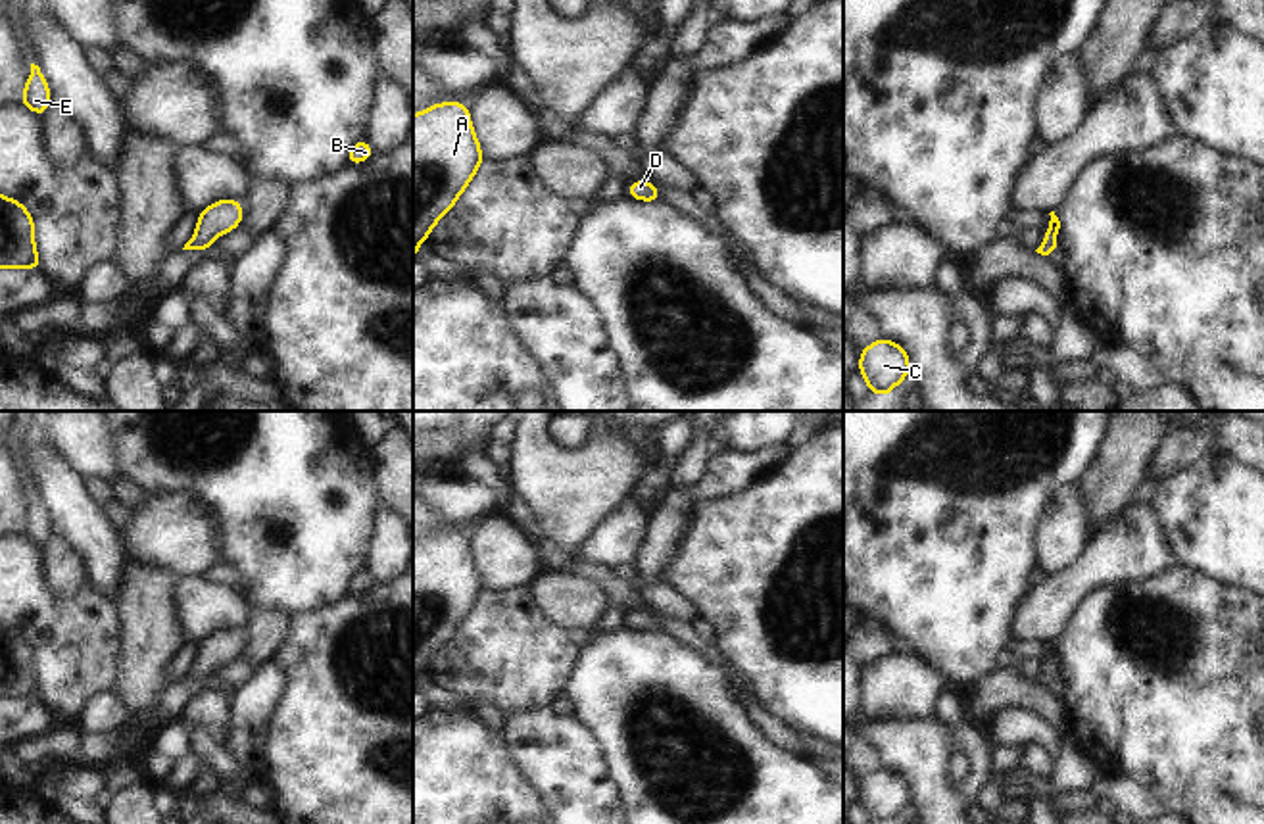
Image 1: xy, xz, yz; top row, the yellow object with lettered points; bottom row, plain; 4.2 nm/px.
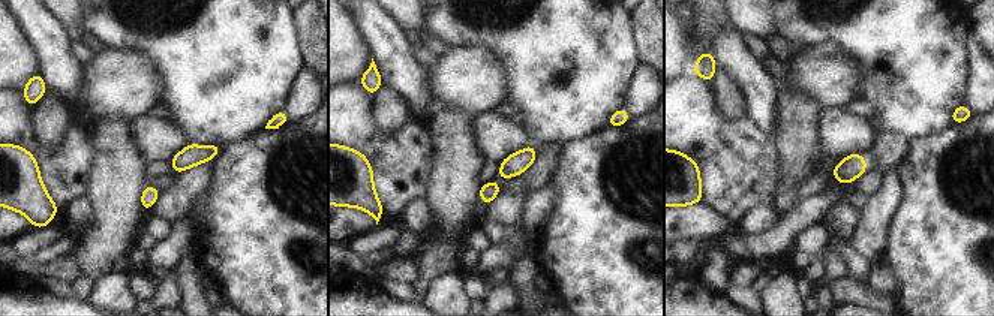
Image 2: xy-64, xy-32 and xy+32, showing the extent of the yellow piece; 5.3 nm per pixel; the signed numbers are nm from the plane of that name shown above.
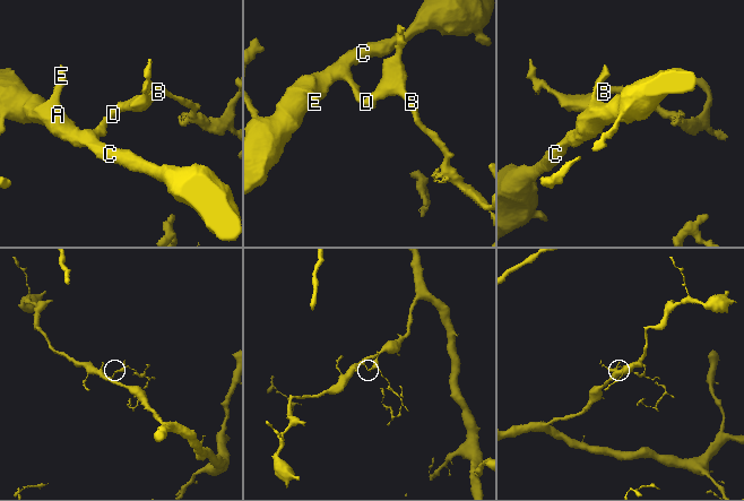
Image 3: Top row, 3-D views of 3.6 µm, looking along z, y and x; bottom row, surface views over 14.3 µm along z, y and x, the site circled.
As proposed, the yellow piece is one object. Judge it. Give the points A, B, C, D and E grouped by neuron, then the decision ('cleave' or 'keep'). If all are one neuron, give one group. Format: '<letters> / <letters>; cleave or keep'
A B C D E; keep

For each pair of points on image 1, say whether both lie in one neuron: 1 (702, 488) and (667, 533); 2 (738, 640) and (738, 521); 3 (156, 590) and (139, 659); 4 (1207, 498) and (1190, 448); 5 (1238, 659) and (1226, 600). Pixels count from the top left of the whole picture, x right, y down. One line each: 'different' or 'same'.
1: same
2: same
3: same
4: different
5: same

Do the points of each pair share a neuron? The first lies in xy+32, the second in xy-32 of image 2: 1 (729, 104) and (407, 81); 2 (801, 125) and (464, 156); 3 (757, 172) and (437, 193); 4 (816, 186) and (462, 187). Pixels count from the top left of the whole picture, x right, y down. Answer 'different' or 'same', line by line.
1: different
2: same
3: different
4: different

